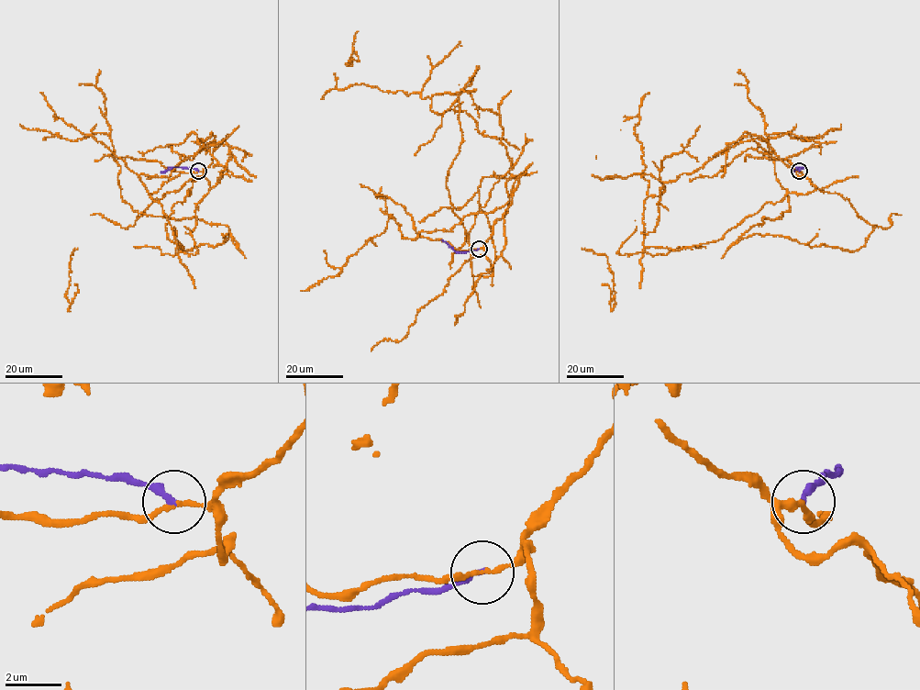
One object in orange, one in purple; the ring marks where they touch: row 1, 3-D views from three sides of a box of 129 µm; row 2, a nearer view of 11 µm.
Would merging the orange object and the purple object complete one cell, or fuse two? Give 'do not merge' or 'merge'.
do not merge

